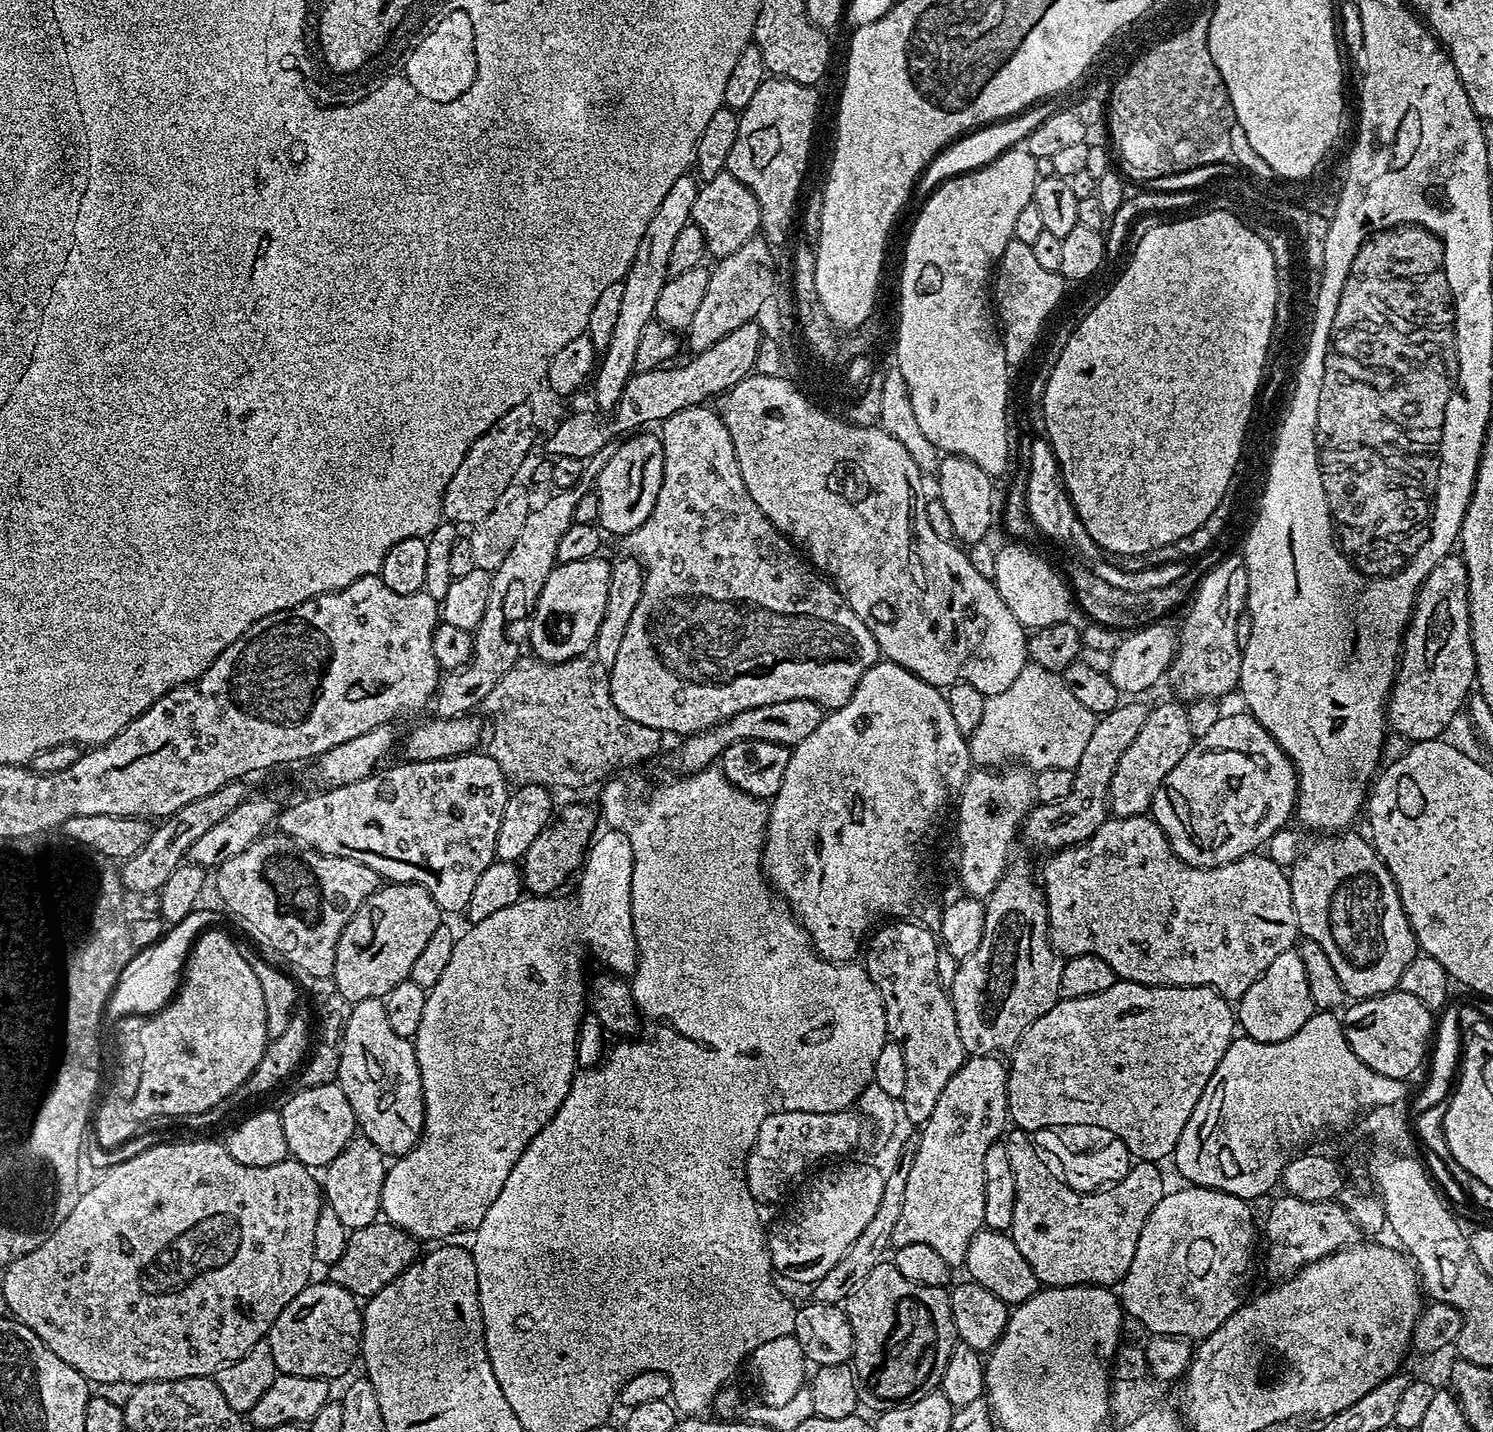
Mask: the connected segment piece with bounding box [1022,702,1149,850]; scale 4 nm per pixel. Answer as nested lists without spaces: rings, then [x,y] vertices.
[[[1121,702],[1116,709],[1101,715],[1095,721],[1086,750],[1071,773],[1072,785],[1069,786],[1068,793],[1053,804],[1037,803],[1033,807],[1024,818],[1022,840],[1033,844],[1036,848],[1048,848],[1047,850],[1071,848],[1087,842],[1104,825],[1104,821],[1110,816],[1108,806],[1110,778],[1114,778],[1118,758],[1126,754],[1126,746],[1130,746],[1130,742],[1138,738],[1148,713],[1149,709],[1143,708],[1140,704]]]

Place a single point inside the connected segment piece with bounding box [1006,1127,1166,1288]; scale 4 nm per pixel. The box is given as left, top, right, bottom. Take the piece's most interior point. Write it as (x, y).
(1069, 1238)

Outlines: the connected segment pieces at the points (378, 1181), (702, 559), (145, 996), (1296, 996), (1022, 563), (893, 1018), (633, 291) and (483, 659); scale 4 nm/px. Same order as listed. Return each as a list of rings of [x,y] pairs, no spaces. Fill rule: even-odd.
[[[356,1136],[324,1169],[320,1181],[325,1203],[350,1232],[379,1219],[382,1182],[385,1180],[387,1165],[383,1152],[369,1139]]]
[[[695,404],[686,410],[678,410],[678,414],[670,414],[658,428],[664,455],[662,470],[662,486],[658,490],[658,502],[654,502],[654,510],[650,510],[650,518],[642,522],[638,530],[623,537],[622,544],[629,548],[631,555],[639,559],[644,569],[644,585],[642,598],[638,598],[638,606],[634,606],[634,614],[626,625],[626,635],[622,638],[622,646],[618,650],[618,658],[610,665],[607,677],[608,689],[614,698],[614,706],[630,722],[638,722],[642,726],[650,726],[662,734],[677,732],[677,737],[693,736],[695,732],[705,732],[734,714],[742,714],[742,710],[750,710],[754,706],[770,706],[770,702],[790,702],[794,698],[816,700],[825,710],[841,708],[856,691],[858,682],[870,666],[881,659],[882,653],[874,634],[866,630],[866,622],[850,610],[846,598],[829,582],[807,559],[796,557],[797,549],[791,539],[779,532],[758,510],[758,502],[750,498],[750,490],[746,490],[746,482],[742,482],[742,470],[738,466],[738,454],[734,454],[734,442],[730,438],[730,430],[726,430],[724,420],[715,407]]]
[[[193,910],[186,918],[182,918],[182,922],[171,925],[167,929],[168,933],[157,944],[142,949],[137,956],[126,960],[116,979],[116,987],[112,989],[110,1012],[112,1008],[113,1014],[120,1016],[119,1018],[143,1018],[159,1012],[171,1001],[178,991],[184,962],[192,951],[192,945],[196,943],[196,937],[213,927],[211,914],[200,911]]]
[[[1293,950],[1278,954],[1270,966],[1246,990],[1246,994],[1238,1001],[1238,1024],[1243,1035],[1249,1036],[1258,1042],[1282,1042],[1302,1026],[1312,1016],[1314,1005],[1310,998],[1310,982],[1306,982],[1306,966],[1302,966],[1302,958],[1299,951]]]
[[[1007,542],[1008,544],[999,545],[996,548],[996,557],[994,558],[994,583],[998,594],[1002,598],[1002,602],[1006,602],[1006,606],[1010,606],[1010,614],[1014,614],[1014,618],[1018,618],[1018,622],[1025,630],[1035,630],[1037,628],[1045,628],[1046,626],[1054,626],[1055,624],[1065,623],[1069,619],[1068,616],[1074,612],[1074,593],[1070,587],[1069,581],[1043,556],[1040,552],[1035,552],[1029,545],[1024,542]]]
[[[900,918],[895,922],[885,923],[888,924],[885,928],[877,927],[867,937],[866,947],[862,952],[862,967],[880,992],[889,1037],[900,1043],[906,1054],[906,1090],[902,1101],[904,1116],[915,1126],[923,1126],[934,1110],[938,1094],[942,1094],[942,1086],[946,1086],[948,1079],[964,1064],[966,1053],[962,1038],[958,1038],[958,1022],[949,989],[938,982],[938,950],[941,945],[938,943],[937,933],[923,922],[911,924],[910,921],[908,918]]]
[[[685,174],[678,178],[678,182],[670,186],[666,198],[662,198],[658,210],[654,210],[654,218],[650,218],[650,226],[646,226],[646,234],[642,234],[642,242],[638,242],[638,254],[634,254],[634,262],[630,262],[628,272],[624,275],[622,306],[619,307],[609,345],[602,351],[594,368],[594,383],[591,388],[593,387],[592,392],[596,395],[597,409],[615,408],[618,398],[622,398],[626,382],[636,371],[634,357],[638,355],[638,341],[642,339],[642,330],[646,330],[646,326],[653,323],[658,306],[658,294],[662,294],[662,286],[666,286],[669,278],[670,249],[678,239],[682,226],[690,223],[694,198],[698,198],[699,193],[700,184],[695,175]]]
[[[615,443],[602,446],[598,454],[584,461],[582,478],[578,478],[573,488],[553,491],[549,500],[541,504],[539,501],[533,507],[514,541],[514,547],[510,549],[510,555],[492,573],[486,614],[482,614],[482,622],[478,622],[472,637],[471,660],[462,670],[445,675],[436,689],[430,708],[436,711],[433,713],[439,719],[452,720],[455,716],[475,713],[483,705],[486,694],[490,694],[490,690],[502,682],[502,674],[506,674],[506,670],[510,670],[521,659],[520,643],[523,645],[528,639],[532,613],[536,611],[542,586],[557,565],[558,542],[574,522],[574,506],[578,506],[578,498],[582,498],[582,494],[593,491],[598,474],[602,474],[602,466],[610,462],[610,454],[614,454],[615,449]]]

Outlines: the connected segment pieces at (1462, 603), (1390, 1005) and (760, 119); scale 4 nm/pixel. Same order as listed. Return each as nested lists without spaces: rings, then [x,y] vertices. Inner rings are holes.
[[[1450,554],[1430,570],[1428,579],[1420,584],[1420,592],[1416,595],[1416,604],[1412,608],[1412,616],[1408,620],[1408,628],[1404,631],[1404,643],[1400,649],[1400,663],[1396,670],[1396,681],[1392,683],[1392,693],[1388,696],[1386,705],[1386,720],[1391,731],[1402,735],[1409,742],[1418,740],[1438,740],[1445,735],[1444,731],[1452,724],[1452,719],[1461,714],[1469,699],[1470,693],[1476,684],[1476,659],[1474,658],[1474,646],[1472,645],[1472,631],[1470,630],[1470,606],[1468,605],[1468,567],[1464,564],[1463,555]]]
[[[1399,990],[1383,992],[1381,996],[1371,996],[1369,1000],[1357,1000],[1349,1003],[1342,1012],[1342,1023],[1344,1033],[1350,1042],[1350,1050],[1370,1066],[1378,1074],[1386,1074],[1386,1078],[1398,1078],[1407,1081],[1408,1076],[1416,1072],[1416,1067],[1420,1063],[1425,1063],[1430,1052],[1430,1041],[1434,1035],[1434,1014],[1418,998],[1413,998],[1411,994]]]
[[[766,78],[750,104],[739,113],[738,138],[734,138],[726,170],[758,198],[759,235],[773,246],[787,242],[796,220],[796,199],[804,184],[804,171],[816,136],[816,115],[820,112],[816,91],[811,84]]]

